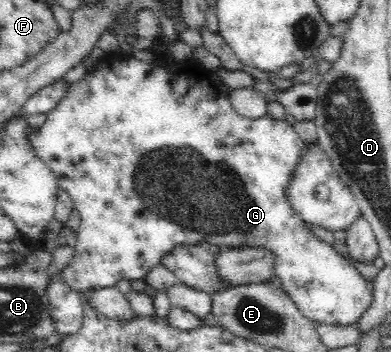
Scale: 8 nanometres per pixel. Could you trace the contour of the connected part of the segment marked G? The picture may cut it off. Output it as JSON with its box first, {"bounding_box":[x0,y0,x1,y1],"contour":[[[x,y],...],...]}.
{"bounding_box":[25,54,374,329],"contour":[[[104,54],[97,65],[87,71],[84,78],[77,80],[69,86],[67,96],[62,98],[56,106],[46,113],[46,120],[38,128],[30,127],[25,134],[36,156],[46,164],[57,178],[59,188],[64,189],[73,200],[73,207],[81,216],[81,223],[76,229],[77,239],[74,247],[74,256],[70,263],[61,270],[59,279],[68,289],[78,294],[86,294],[98,288],[115,286],[119,280],[135,282],[143,279],[148,271],[160,265],[161,258],[167,255],[178,245],[204,244],[206,240],[220,238],[218,244],[226,244],[225,248],[241,248],[246,246],[259,246],[267,248],[274,257],[273,277],[278,279],[284,287],[288,297],[299,308],[300,313],[312,322],[338,325],[345,329],[350,324],[357,322],[374,300],[373,282],[367,281],[360,272],[339,254],[332,245],[316,237],[306,226],[306,221],[298,216],[298,211],[290,206],[286,197],[286,188],[290,186],[290,178],[300,156],[306,152],[308,143],[294,131],[294,127],[284,119],[276,119],[271,115],[260,118],[246,118],[240,116],[230,104],[231,90],[223,84],[216,75],[216,70],[204,68],[196,59],[185,62],[173,62],[167,56],[155,62],[137,60],[128,54]]]}

